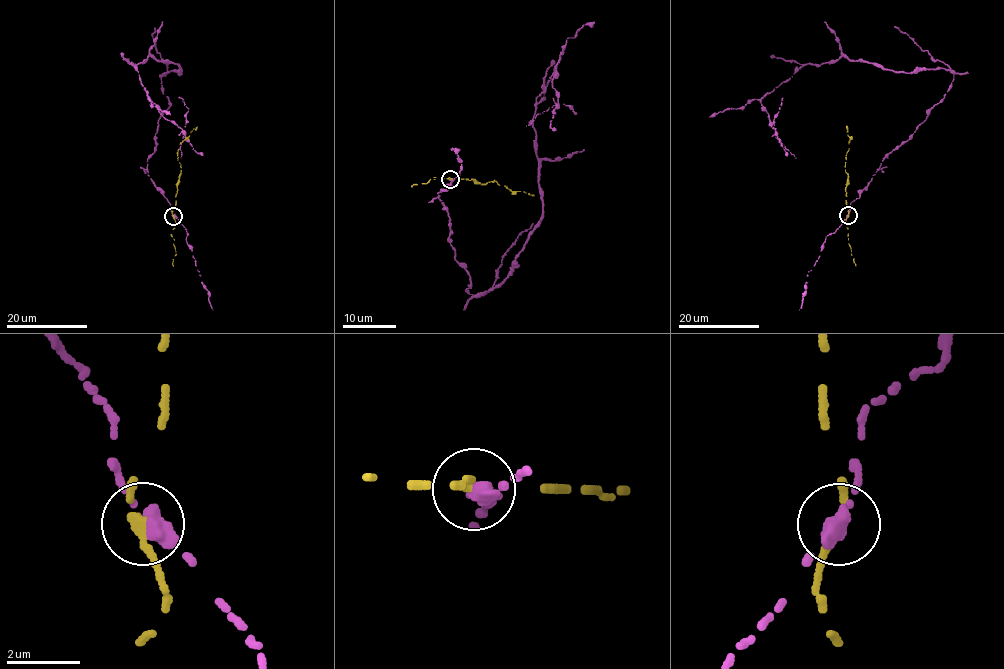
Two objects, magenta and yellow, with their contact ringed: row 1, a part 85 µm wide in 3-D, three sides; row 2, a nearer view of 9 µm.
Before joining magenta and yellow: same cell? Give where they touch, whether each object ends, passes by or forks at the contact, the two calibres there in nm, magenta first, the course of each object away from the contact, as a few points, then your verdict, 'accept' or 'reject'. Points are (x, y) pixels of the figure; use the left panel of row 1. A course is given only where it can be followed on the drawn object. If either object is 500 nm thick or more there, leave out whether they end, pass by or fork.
place (173, 216); magenta ends; yellow passes by; calibres 480 and 240 nm; course magenta (173, 216), (147, 167), (170, 105), (161, 77), (179, 65), (130, 63), (183, 129), (179, 97); course yellow (173, 216), (181, 171), (177, 152), (180, 144), (197, 127); reject

